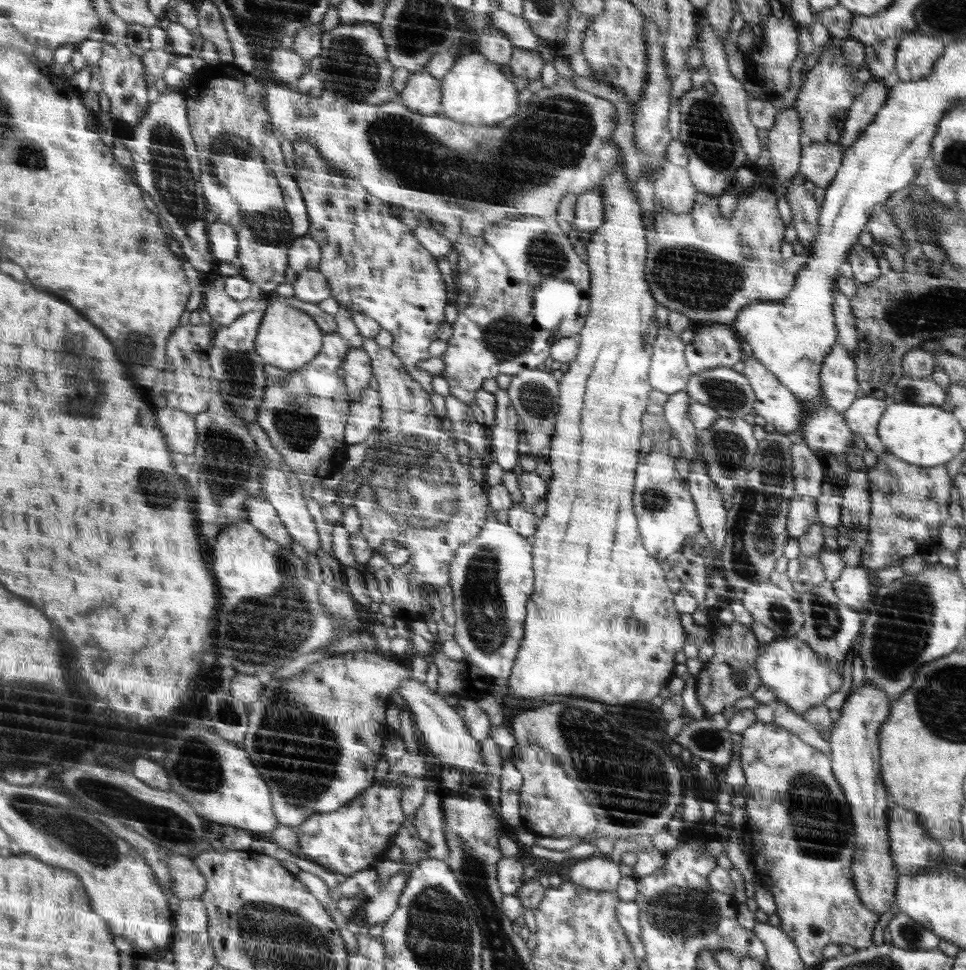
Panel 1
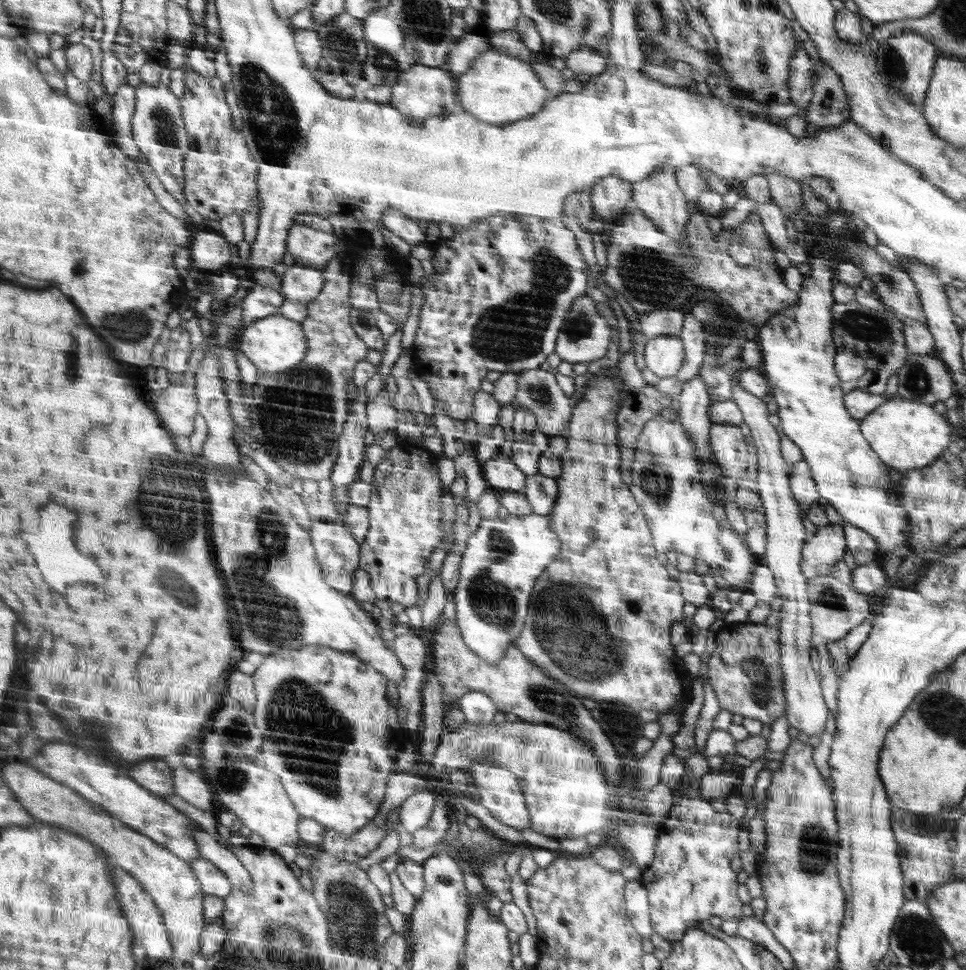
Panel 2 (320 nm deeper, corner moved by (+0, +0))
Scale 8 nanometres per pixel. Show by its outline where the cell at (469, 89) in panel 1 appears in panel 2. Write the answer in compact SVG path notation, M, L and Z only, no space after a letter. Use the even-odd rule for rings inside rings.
M494 48L486 49L480 55L474 64L464 74L455 78L456 95L458 106L472 116L478 116L478 120L488 124L508 124L508 122L517 122L537 114L545 106L548 92L530 68L528 62L522 62L518 57L512 58L509 53L497 51Z

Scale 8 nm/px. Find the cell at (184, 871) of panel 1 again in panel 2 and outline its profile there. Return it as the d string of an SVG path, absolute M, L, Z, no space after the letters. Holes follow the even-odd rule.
M198 858L189 862L192 865L193 872L201 883L201 889L207 895L219 896L225 898L231 894L231 888L228 877L213 862Z

